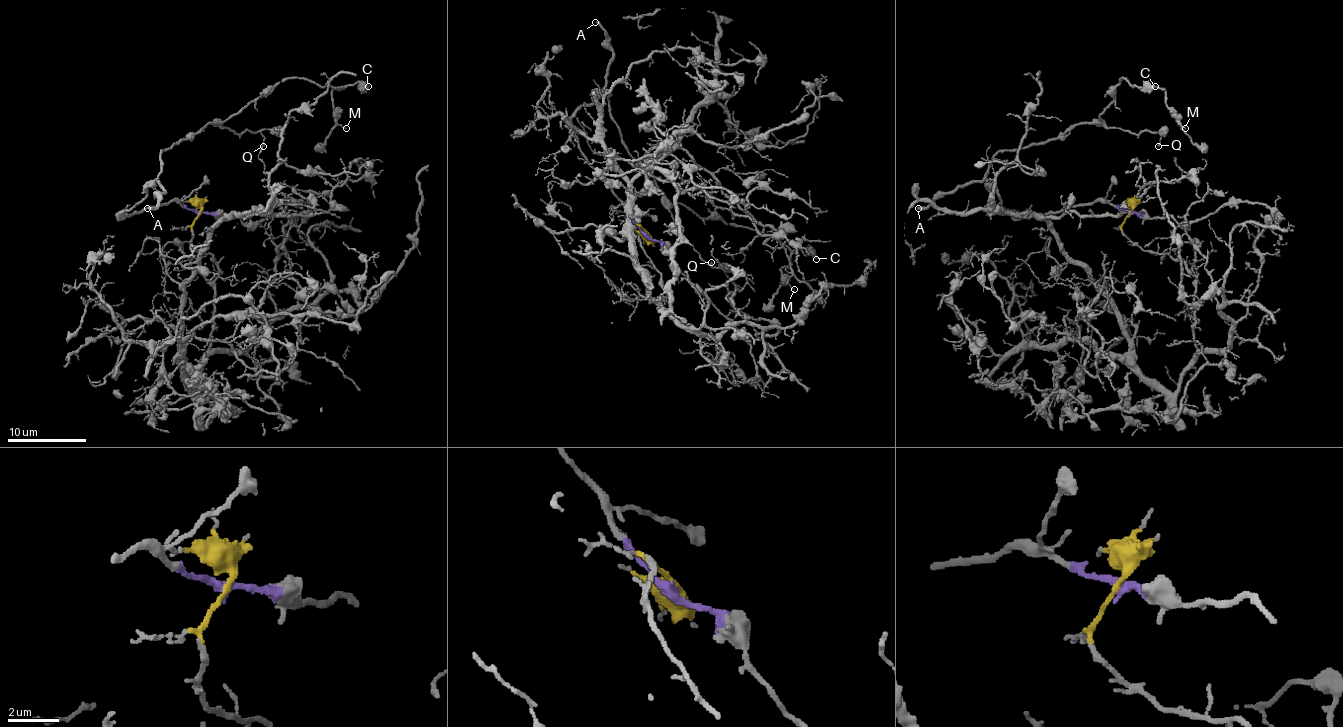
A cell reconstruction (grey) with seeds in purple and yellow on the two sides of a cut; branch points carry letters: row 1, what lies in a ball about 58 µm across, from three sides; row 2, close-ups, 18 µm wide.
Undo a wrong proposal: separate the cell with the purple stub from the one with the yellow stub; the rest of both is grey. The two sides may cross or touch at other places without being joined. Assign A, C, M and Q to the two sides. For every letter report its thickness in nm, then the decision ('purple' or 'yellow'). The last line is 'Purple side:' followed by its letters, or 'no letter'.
A: 280 nm | purple
C: 500 nm | purple
M: 130 nm | purple
Q: 130 nm | purple
Purple side: A, C, M, Q

